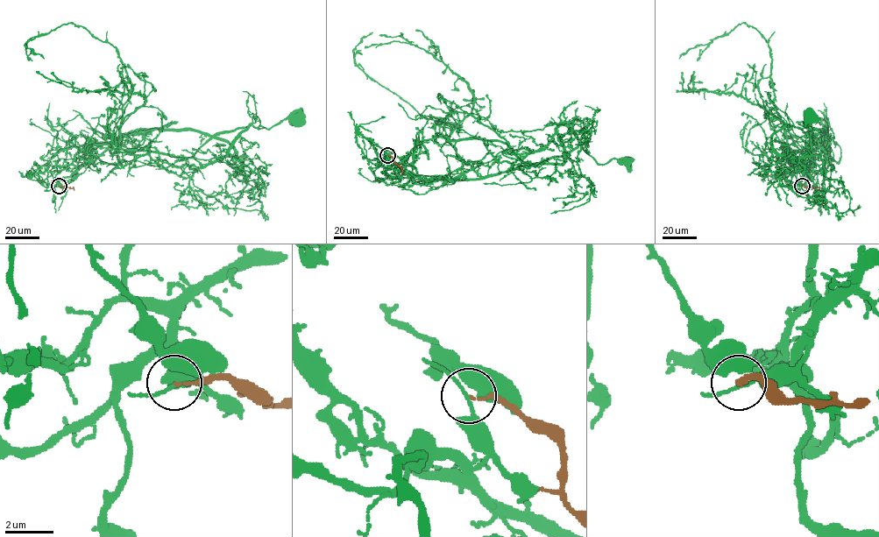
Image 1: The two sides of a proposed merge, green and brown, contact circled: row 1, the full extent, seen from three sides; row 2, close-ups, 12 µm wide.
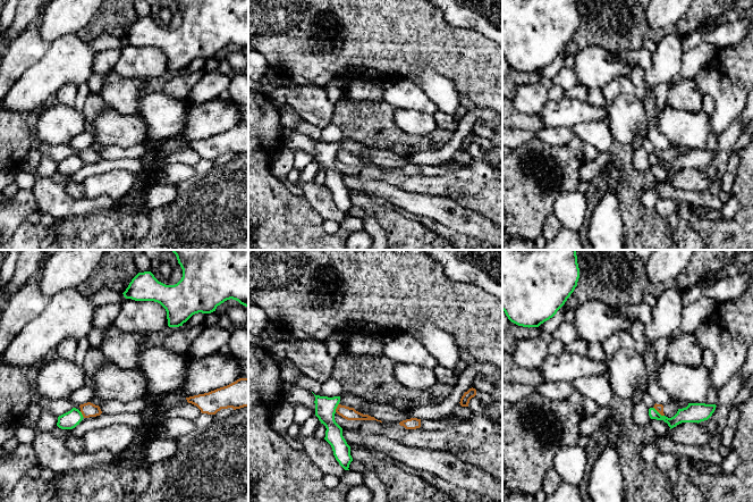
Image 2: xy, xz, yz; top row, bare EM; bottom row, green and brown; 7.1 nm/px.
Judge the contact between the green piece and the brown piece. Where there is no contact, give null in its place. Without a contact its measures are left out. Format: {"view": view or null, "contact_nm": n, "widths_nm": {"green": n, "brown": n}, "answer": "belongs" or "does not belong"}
{"view": "yz", "contact_nm": 100, "widths_nm": {"green": 140, "brown": 60}, "answer": "does not belong"}

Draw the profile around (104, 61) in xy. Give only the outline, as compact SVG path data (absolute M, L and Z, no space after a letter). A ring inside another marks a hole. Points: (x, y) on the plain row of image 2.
M121 48L100 51L93 65L93 72L108 75L112 72L121 53Z

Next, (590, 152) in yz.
M584 143L583 145L584 159L593 160L599 154L599 151L591 144Z

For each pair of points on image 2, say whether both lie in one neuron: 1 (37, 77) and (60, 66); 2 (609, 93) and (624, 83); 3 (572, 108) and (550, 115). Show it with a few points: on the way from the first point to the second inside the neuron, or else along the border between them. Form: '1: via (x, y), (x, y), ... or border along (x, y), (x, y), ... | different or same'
1: via (43, 77), (55, 69) | same
2: via (612, 90), (620, 85) | same
3: via (566, 113), (556, 114) | same

